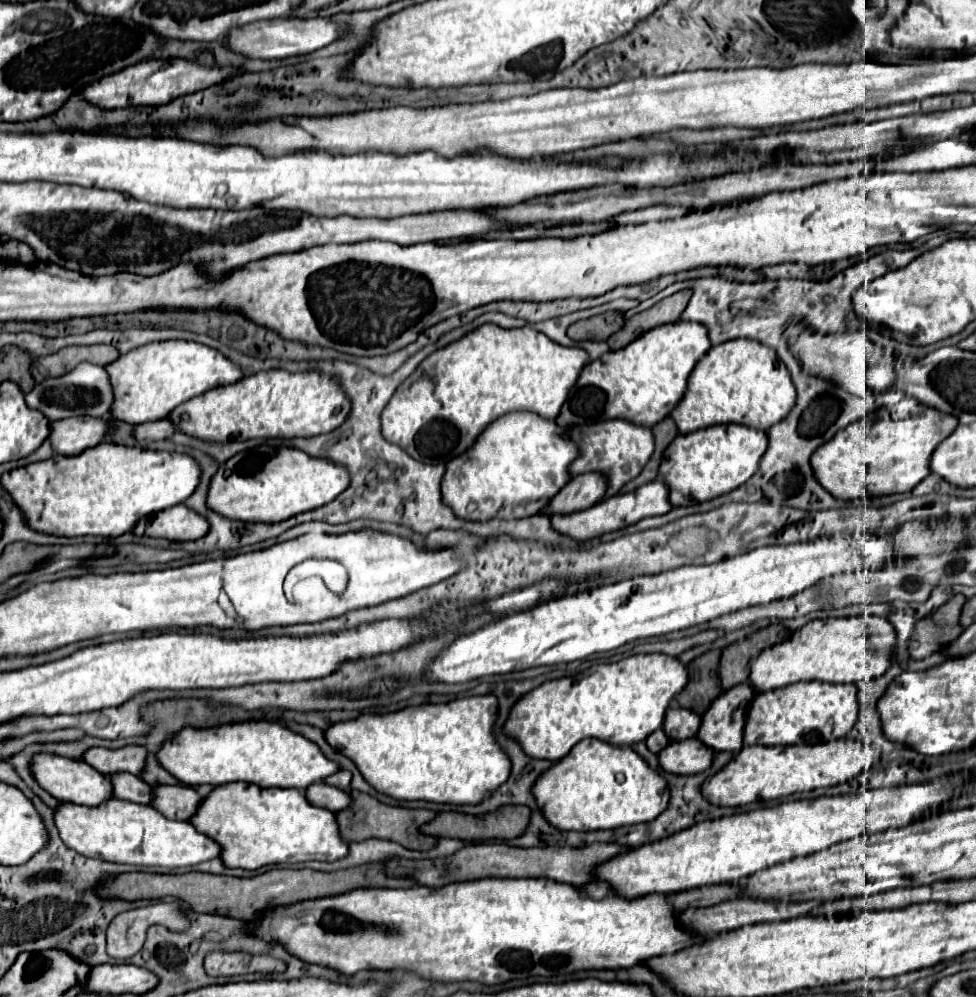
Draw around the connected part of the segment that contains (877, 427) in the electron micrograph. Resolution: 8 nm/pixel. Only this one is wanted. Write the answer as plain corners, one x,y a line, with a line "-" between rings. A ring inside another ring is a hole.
903,398
899,404
869,412
865,418
849,424
843,432
837,432
827,444
815,450
811,456
811,468
815,468
815,476
831,496
839,500
855,500
855,498
873,498
873,496
889,496
903,494
913,490
919,480
929,476
929,458
937,444
947,438
957,426
957,418
935,408
927,408
913,398

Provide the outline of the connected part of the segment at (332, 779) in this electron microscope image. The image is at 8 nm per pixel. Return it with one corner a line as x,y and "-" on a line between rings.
339,770
339,772
335,772
335,776
327,776
327,780
323,780
323,782
329,784
329,786
347,790
347,788
349,788
349,782
351,782
351,772
347,772
347,770

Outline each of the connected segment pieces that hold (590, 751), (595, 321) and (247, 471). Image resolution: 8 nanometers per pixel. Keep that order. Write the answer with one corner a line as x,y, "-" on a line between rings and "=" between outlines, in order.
601,740
575,744
561,762
551,764
551,768
535,780
531,792
551,826
577,832
613,830
649,822
669,804
669,790
663,776
653,772
635,750
603,744
=
607,312
601,316
593,316
589,320
581,320
571,324
571,328
567,328
567,336
571,336
571,340
607,340
615,330
619,330
623,326
625,318
621,312
=
267,444
245,450
219,466
209,482
207,508
227,516
229,520
247,522
283,522
295,514
315,510
335,500
349,484
349,474
343,466
329,460
311,458
293,448
271,448

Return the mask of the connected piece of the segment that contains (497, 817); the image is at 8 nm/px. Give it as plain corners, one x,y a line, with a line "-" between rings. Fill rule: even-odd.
501,806
495,812
489,814
481,814
481,816
469,816
469,814
461,814
461,812
439,812
431,822
421,826
423,834
429,836
445,836
445,838
461,838
461,840
491,840
491,838
501,838
501,840
509,840
515,838
519,834
523,834
525,826
529,824
529,808
527,806

